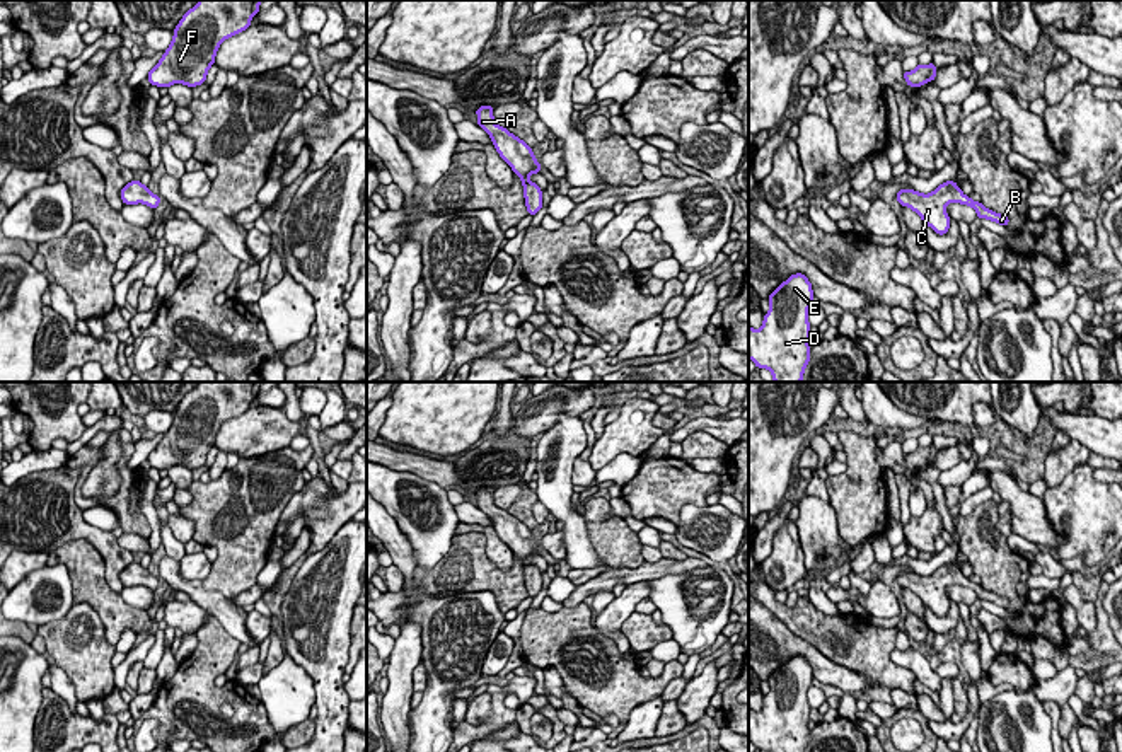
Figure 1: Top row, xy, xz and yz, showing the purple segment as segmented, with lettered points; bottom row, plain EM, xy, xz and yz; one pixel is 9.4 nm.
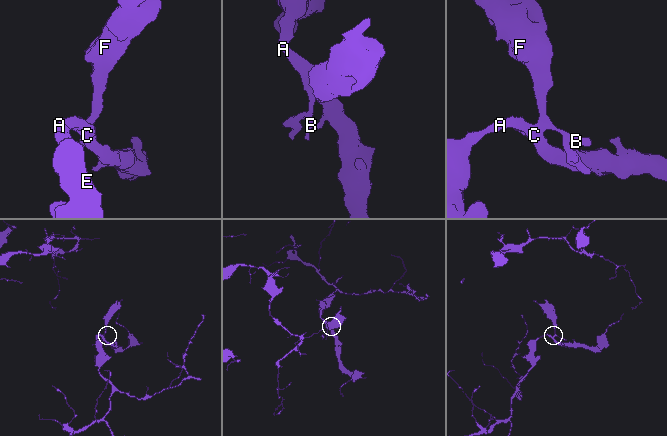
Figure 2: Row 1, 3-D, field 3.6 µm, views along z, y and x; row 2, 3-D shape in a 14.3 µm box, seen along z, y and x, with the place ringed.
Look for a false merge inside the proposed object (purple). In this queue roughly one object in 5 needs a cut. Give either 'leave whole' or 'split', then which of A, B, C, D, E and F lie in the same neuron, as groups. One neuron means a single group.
leave whole; A B C D E F

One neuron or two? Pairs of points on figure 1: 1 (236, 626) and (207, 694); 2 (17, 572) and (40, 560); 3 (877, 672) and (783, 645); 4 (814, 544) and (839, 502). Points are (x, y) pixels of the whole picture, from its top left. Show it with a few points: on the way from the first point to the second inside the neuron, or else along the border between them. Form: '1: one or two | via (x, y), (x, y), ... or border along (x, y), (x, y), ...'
1: two | border along (208, 613), (239, 643)
2: one | via (23, 566), (28, 561), (34, 561)
3: two | border along (793, 633), (812, 643), (831, 660), (861, 674)
4: two | border along (829, 503), (836, 514), (841, 536)

